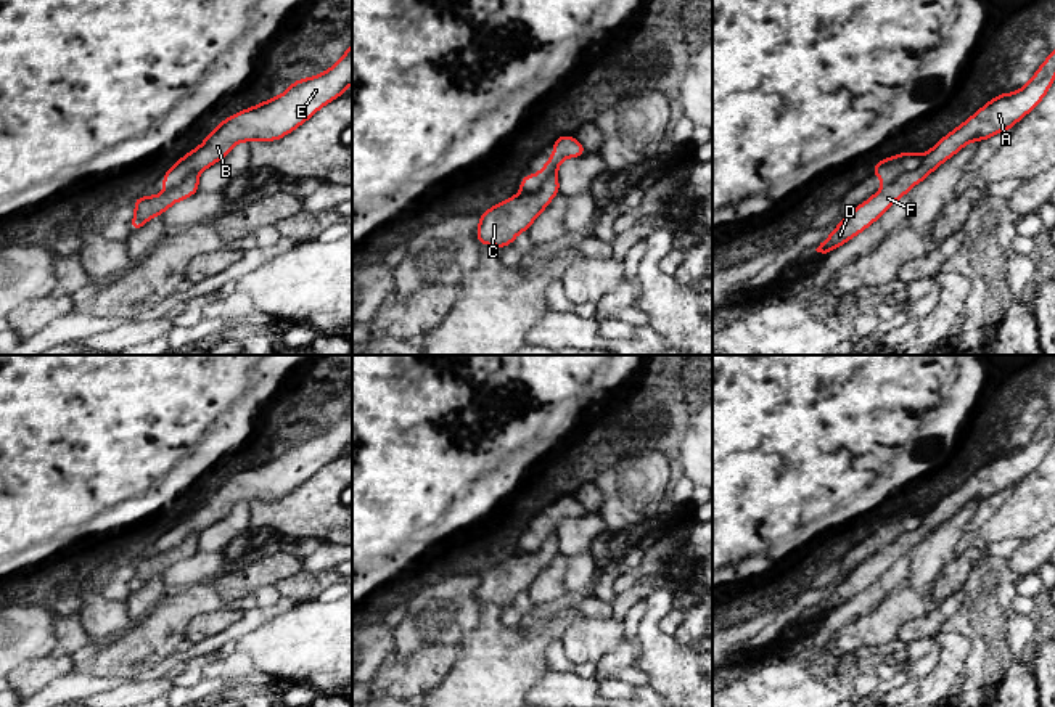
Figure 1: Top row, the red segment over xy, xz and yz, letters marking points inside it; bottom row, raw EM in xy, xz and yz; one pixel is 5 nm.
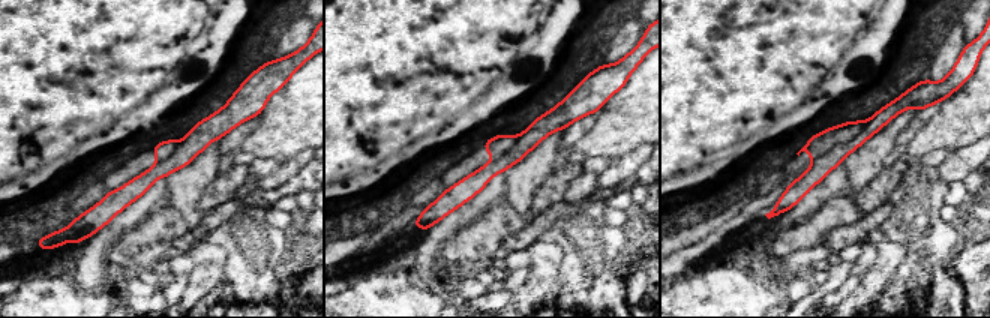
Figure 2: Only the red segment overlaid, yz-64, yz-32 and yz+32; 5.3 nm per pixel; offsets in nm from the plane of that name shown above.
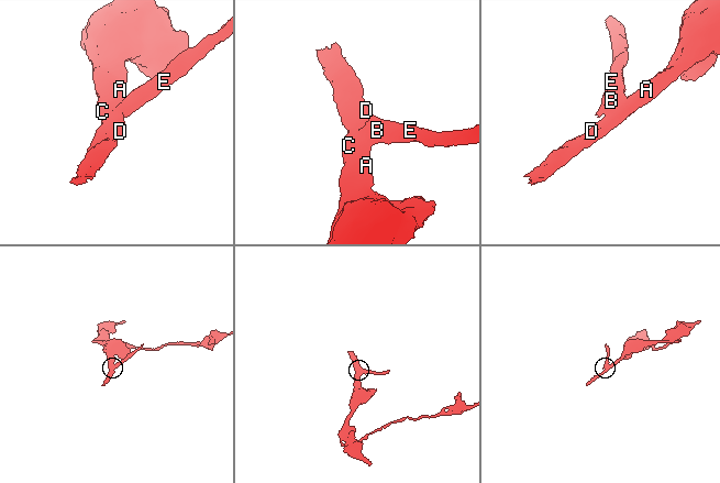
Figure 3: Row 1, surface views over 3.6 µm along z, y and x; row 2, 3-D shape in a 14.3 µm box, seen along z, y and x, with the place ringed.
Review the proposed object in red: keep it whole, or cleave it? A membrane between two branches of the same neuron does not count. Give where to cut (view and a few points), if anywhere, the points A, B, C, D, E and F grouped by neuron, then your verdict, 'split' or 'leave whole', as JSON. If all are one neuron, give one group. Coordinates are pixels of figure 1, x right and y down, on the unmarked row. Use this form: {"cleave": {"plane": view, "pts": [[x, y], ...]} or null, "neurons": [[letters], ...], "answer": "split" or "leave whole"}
{"cleave": {"plane": "yz", "pts": [[925, 514], [914, 529], [885, 545]]}, "neurons": [["A", "C", "D", "F"], ["B", "E"]], "answer": "split"}

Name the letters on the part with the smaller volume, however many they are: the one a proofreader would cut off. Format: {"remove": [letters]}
{"remove": ["B", "E"]}

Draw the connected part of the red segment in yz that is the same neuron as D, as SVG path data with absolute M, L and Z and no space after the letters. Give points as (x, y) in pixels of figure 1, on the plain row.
M1052 411L1031 440L1013 453L1000 453L968 477L962 485L942 497L922 519L920 525L885 545L878 553L851 570L820 603L817 612L827 614L848 603L880 578L912 546L928 538L942 522L950 519L970 501L989 500L992 495L1010 490L1031 472L1045 456L1055 440L1055 411Z

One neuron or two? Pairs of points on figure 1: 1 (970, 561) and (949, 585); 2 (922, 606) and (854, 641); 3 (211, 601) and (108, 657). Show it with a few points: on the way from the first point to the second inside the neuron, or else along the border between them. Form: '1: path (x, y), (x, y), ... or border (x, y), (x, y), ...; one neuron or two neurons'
1: path (964, 568), (952, 579); one neuron
2: path (906, 606), (899, 606), (878, 627), (870, 630); one neuron
3: path (185, 604), (134, 653); one neuron

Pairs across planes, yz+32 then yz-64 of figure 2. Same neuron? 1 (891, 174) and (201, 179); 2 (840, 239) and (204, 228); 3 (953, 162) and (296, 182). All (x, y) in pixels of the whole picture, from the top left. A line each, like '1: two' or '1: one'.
1: two
2: one
3: two

